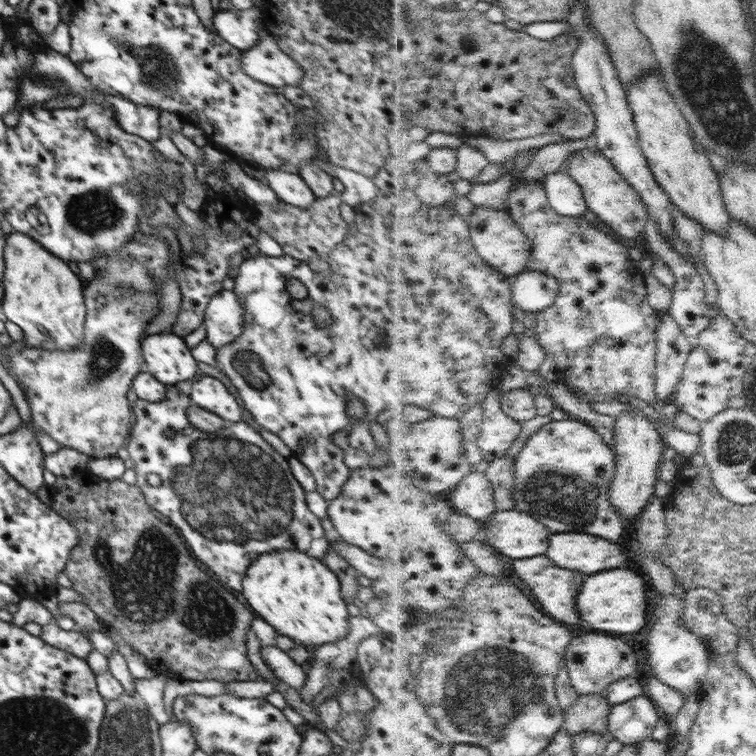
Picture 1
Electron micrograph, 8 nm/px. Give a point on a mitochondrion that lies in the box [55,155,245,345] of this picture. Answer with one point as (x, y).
(95, 212)

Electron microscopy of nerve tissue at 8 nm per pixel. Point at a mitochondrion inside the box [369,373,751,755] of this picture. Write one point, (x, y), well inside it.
(491, 692)

